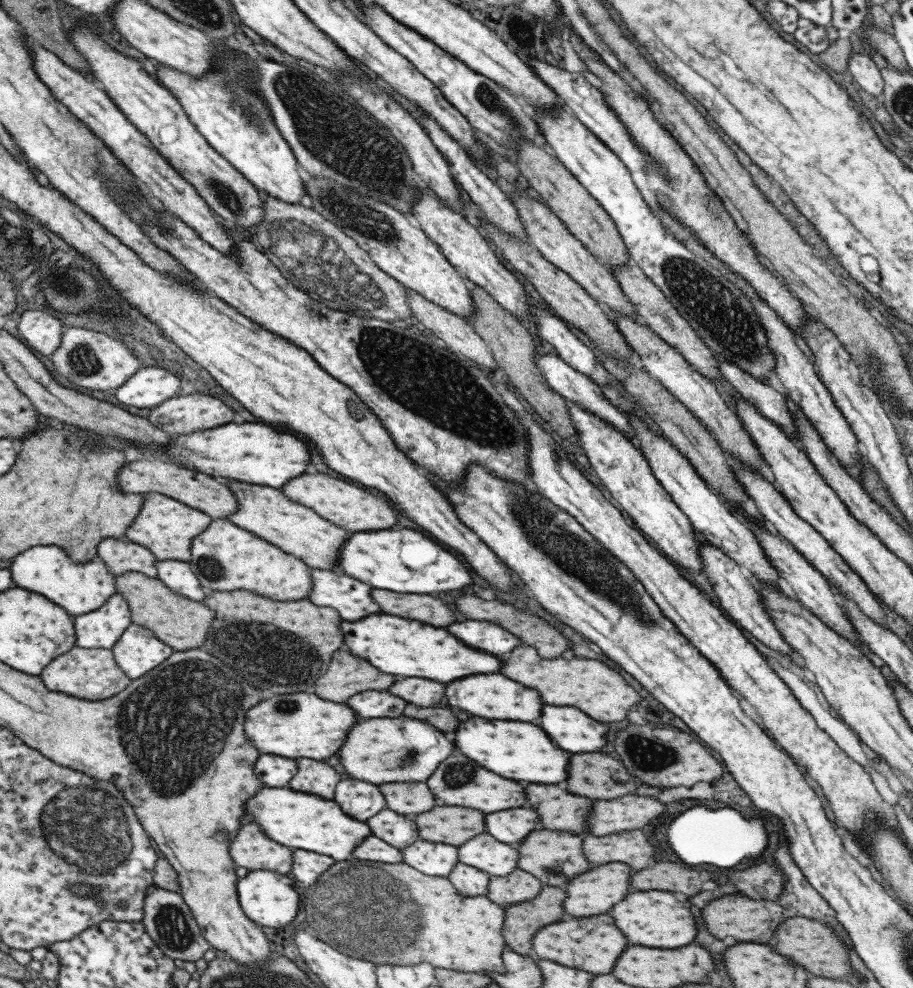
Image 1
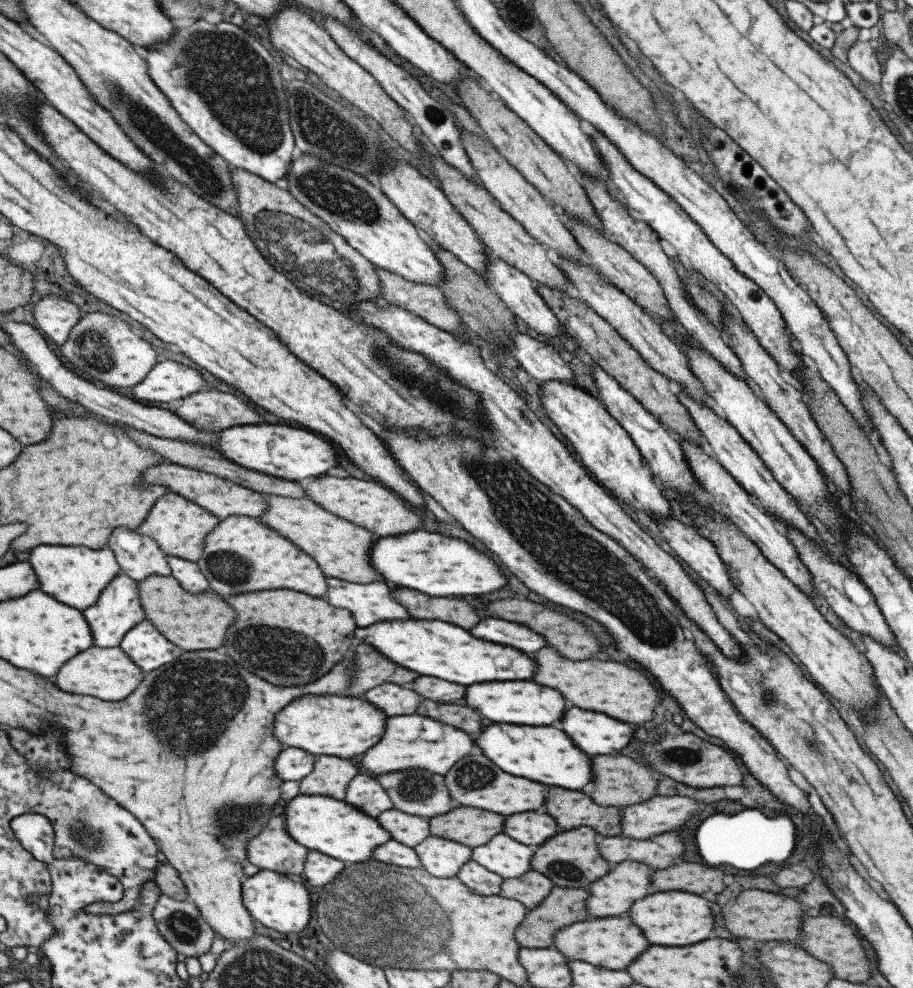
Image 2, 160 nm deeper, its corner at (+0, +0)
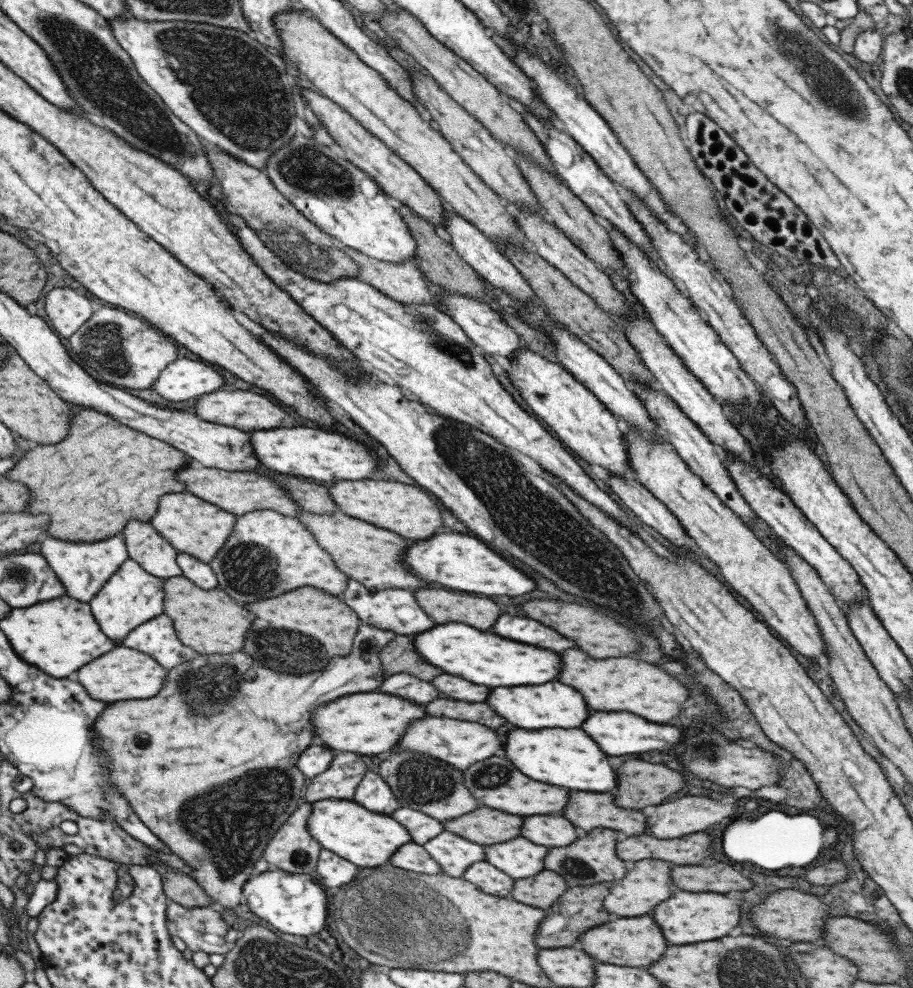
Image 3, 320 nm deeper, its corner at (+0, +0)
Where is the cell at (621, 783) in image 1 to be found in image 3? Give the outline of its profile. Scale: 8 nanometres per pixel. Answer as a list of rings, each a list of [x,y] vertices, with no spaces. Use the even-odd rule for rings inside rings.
[[[627,760],[617,768],[617,792],[615,792],[615,804],[623,804],[623,808],[643,808],[653,806],[669,798],[671,794],[679,792],[683,788],[683,776],[667,766],[661,764],[649,764],[641,760]]]

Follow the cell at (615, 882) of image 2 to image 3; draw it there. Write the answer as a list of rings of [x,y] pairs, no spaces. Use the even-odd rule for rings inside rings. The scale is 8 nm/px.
[[[639,860],[621,880],[608,884],[611,884],[609,896],[603,898],[603,906],[607,908],[607,912],[613,912],[617,916],[641,916],[669,898],[669,864],[663,860]]]

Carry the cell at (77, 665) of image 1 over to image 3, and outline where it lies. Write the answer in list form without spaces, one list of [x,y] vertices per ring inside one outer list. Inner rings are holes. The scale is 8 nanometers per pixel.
[[[122,645],[115,646],[113,652],[91,660],[77,672],[77,682],[83,684],[93,701],[105,700],[107,704],[123,700],[151,699],[151,696],[155,696],[161,690],[165,679],[167,669],[159,667],[155,659]]]

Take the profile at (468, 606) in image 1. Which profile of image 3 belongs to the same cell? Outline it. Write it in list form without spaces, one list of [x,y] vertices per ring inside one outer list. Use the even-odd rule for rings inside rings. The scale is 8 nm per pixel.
[[[533,599],[522,604],[521,616],[539,620],[541,624],[551,626],[561,636],[567,636],[567,638],[575,640],[575,644],[583,652],[587,652],[587,656],[595,656],[597,660],[611,658],[611,656],[625,656],[625,654],[637,652],[637,648],[639,648],[639,640],[629,628],[625,628],[611,616],[594,610],[592,607],[558,600]]]

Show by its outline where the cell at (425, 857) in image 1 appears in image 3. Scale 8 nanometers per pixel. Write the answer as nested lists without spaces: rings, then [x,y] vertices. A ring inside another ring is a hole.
[[[441,832],[422,844],[427,854],[442,868],[441,874],[460,877],[474,862],[484,860],[483,846],[452,832]]]

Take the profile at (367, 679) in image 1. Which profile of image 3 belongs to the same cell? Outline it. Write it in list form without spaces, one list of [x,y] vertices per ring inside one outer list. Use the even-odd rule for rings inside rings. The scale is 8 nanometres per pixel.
[[[396,635],[395,640],[388,642],[387,647],[381,648],[379,660],[383,664],[383,672],[387,676],[395,672],[411,672],[411,676],[419,676],[419,680],[430,681],[439,676],[441,670],[427,664],[413,648],[411,635]]]

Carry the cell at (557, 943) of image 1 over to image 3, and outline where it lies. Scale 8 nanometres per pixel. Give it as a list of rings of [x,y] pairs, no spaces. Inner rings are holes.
[[[637,916],[637,918],[619,918],[601,926],[595,926],[591,930],[586,930],[580,934],[575,947],[583,949],[593,960],[599,960],[599,963],[614,965],[627,965],[628,967],[649,966],[661,954],[665,952],[667,942],[663,940],[661,932],[657,932],[655,922],[649,916]]]

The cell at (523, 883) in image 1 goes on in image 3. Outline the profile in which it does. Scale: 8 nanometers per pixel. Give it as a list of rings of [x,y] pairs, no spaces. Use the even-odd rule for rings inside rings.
[[[543,869],[538,874],[514,879],[509,897],[527,906],[541,910],[548,908],[566,891],[566,882],[556,872]]]

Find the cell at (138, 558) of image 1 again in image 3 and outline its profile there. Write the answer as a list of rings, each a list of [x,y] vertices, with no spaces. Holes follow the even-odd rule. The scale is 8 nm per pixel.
[[[130,520],[123,530],[128,558],[134,560],[147,574],[162,580],[181,576],[176,563],[179,552],[171,546],[149,521]]]

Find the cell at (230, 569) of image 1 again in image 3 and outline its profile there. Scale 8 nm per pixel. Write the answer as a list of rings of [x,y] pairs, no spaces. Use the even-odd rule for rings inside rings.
[[[274,510],[251,511],[237,516],[226,542],[207,563],[217,578],[217,588],[225,590],[224,593],[239,604],[253,602],[253,598],[273,598],[301,586],[313,586],[337,596],[347,586],[347,576],[316,543],[311,531],[299,519]]]

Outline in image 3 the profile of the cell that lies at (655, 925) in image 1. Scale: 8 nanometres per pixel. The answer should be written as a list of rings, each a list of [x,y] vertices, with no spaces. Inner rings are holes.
[[[677,892],[663,904],[657,904],[657,908],[651,912],[651,918],[657,922],[663,938],[669,944],[693,944],[725,936],[735,928],[735,922],[739,922],[739,912],[741,900],[737,898],[727,898],[715,892]]]

